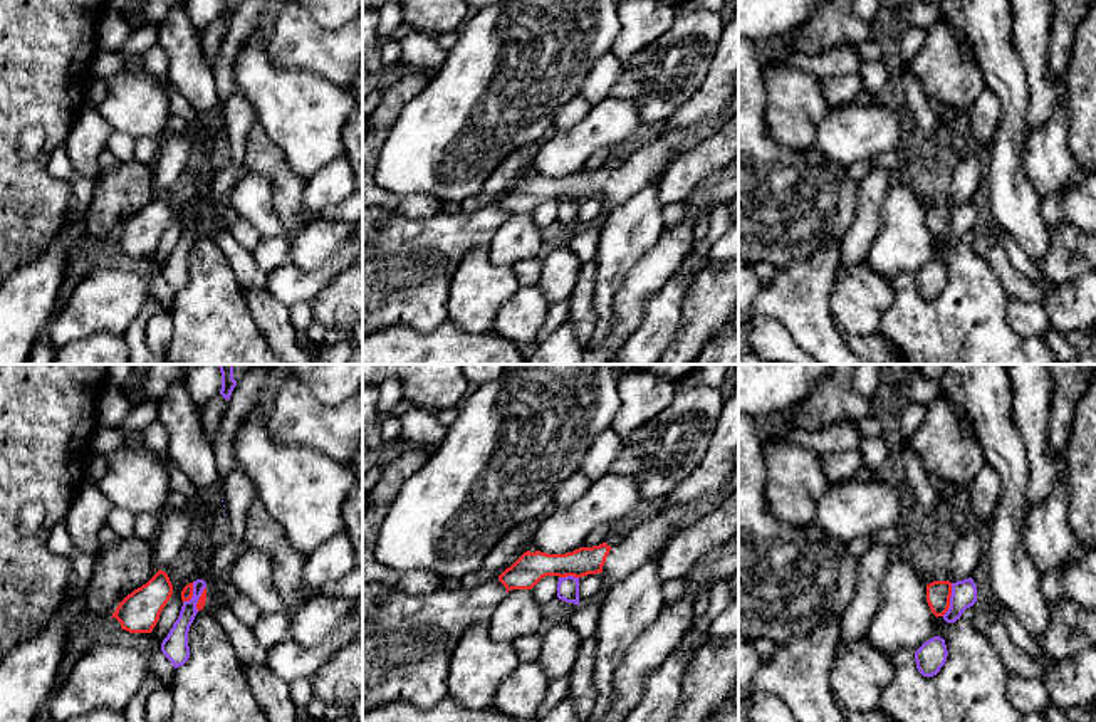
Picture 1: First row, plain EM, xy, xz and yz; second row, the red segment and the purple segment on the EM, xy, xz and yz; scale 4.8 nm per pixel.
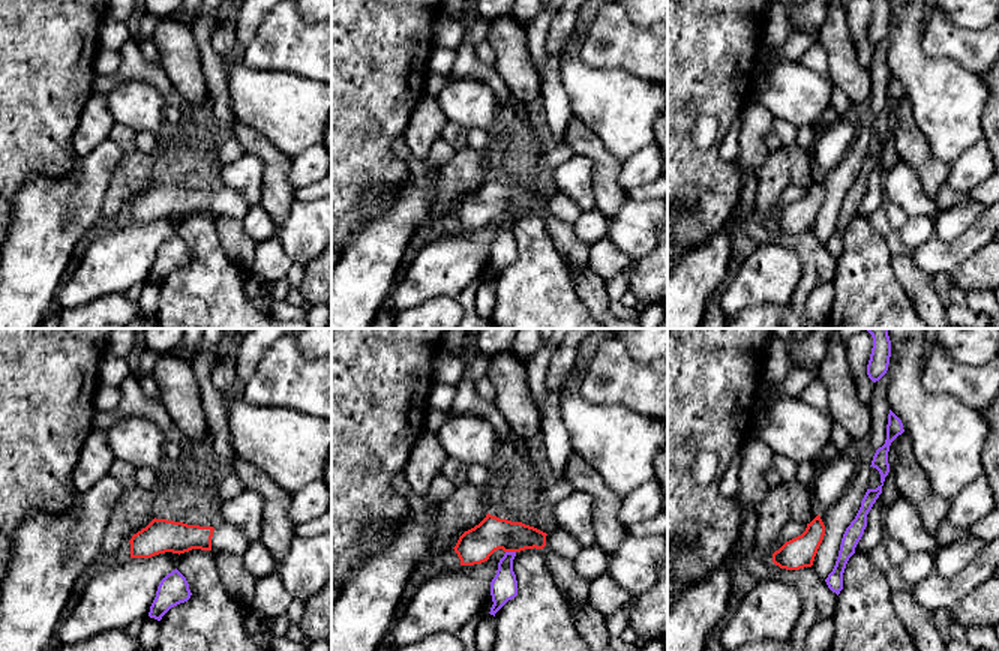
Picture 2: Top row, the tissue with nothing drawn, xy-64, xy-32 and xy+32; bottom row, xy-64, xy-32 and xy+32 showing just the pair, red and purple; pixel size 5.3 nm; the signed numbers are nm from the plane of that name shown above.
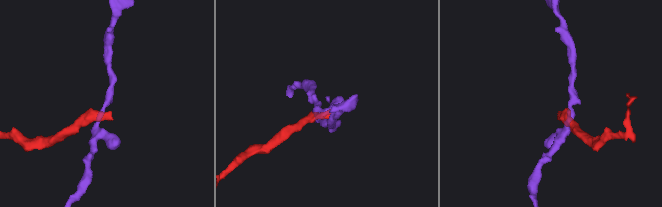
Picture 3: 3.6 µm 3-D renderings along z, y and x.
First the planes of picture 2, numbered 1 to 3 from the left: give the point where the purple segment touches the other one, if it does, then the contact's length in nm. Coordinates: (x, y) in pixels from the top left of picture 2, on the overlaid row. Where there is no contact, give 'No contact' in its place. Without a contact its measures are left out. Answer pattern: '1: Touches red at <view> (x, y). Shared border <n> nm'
1: No contact
2: Touches red at xy-32 (510, 551). Shared border 60 nm
3: No contact

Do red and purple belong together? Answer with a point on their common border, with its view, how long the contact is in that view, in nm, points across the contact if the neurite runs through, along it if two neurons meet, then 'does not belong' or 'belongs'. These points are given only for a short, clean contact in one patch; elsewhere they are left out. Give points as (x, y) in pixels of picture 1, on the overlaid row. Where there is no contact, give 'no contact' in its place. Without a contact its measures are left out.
yz (949, 600) | 170 nm | along yz (952, 583), (949, 608), (942, 615) | does not belong

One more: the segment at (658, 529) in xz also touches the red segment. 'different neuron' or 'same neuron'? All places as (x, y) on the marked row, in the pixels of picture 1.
same neuron

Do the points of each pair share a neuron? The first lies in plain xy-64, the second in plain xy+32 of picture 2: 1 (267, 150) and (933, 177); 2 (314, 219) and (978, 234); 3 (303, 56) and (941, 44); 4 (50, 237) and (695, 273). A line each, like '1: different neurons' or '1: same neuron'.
1: same neuron
2: different neurons
3: same neuron
4: same neuron

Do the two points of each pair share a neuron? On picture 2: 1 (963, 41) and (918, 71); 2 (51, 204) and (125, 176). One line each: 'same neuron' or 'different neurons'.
1: different neurons
2: different neurons

